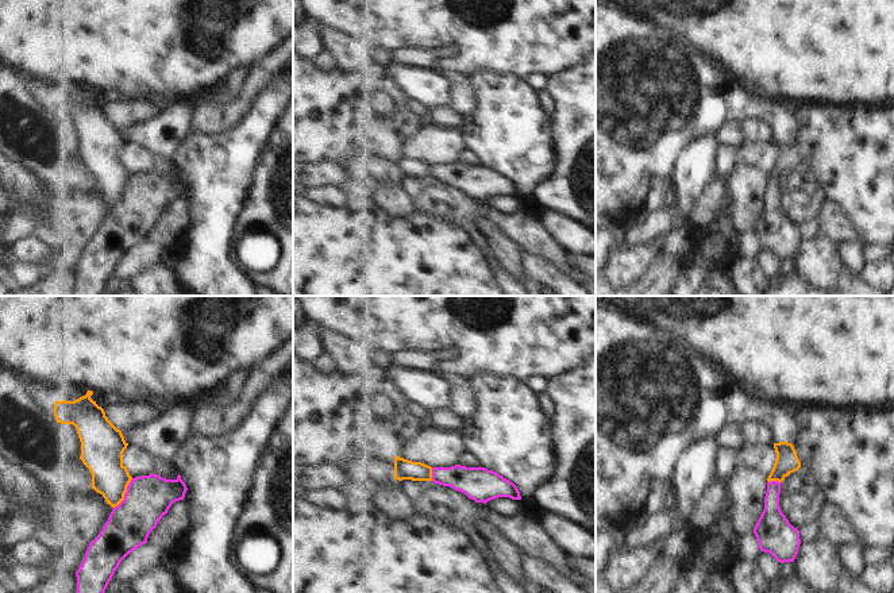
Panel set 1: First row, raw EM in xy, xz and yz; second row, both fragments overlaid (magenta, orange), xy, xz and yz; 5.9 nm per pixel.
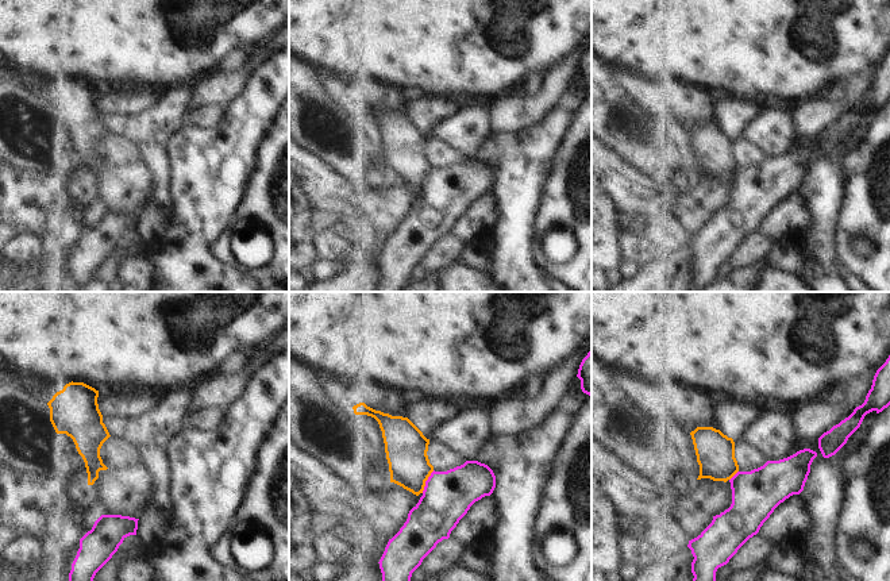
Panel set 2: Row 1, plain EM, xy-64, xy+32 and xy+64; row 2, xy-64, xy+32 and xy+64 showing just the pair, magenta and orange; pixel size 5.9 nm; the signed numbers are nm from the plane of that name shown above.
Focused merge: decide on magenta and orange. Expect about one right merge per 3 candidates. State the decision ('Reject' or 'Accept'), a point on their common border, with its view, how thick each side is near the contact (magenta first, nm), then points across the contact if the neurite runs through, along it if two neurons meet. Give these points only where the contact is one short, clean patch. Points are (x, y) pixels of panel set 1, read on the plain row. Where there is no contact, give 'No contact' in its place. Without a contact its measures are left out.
Reject. Touches magenta at xy (126, 191). Thickness 280 nm (magenta) against 220 nm.

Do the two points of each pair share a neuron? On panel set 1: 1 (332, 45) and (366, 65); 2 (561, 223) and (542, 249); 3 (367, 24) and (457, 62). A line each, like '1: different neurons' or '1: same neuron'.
1: same neuron
2: different neurons
3: same neuron

